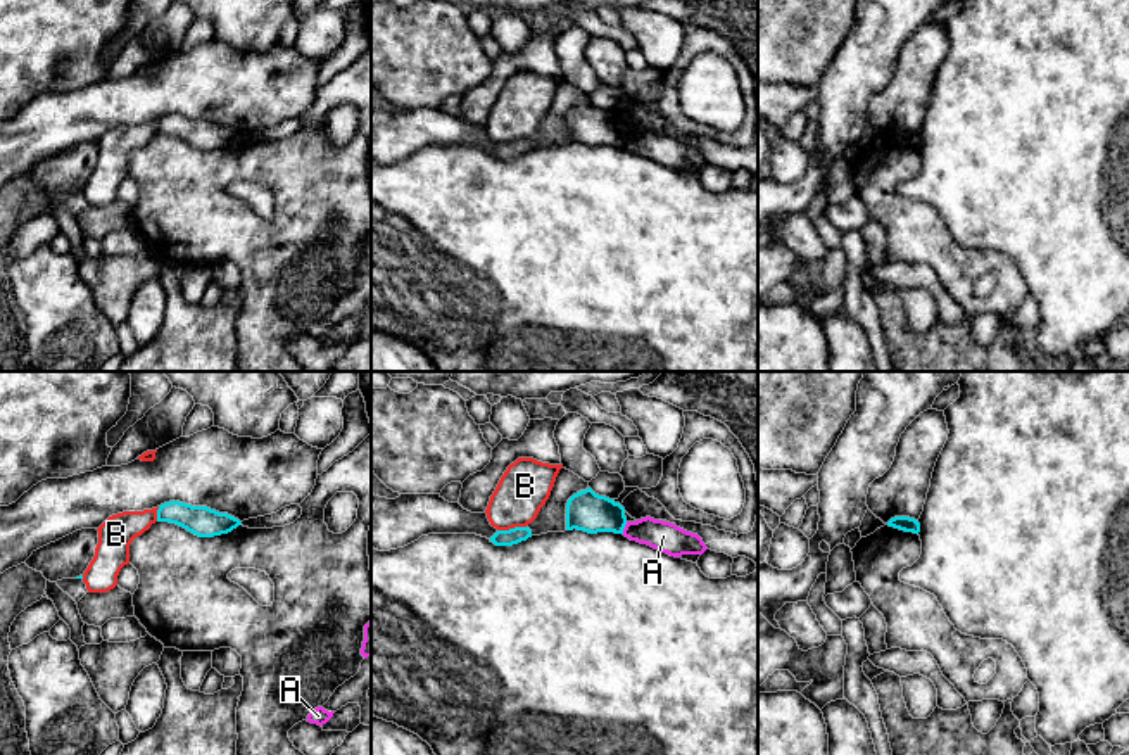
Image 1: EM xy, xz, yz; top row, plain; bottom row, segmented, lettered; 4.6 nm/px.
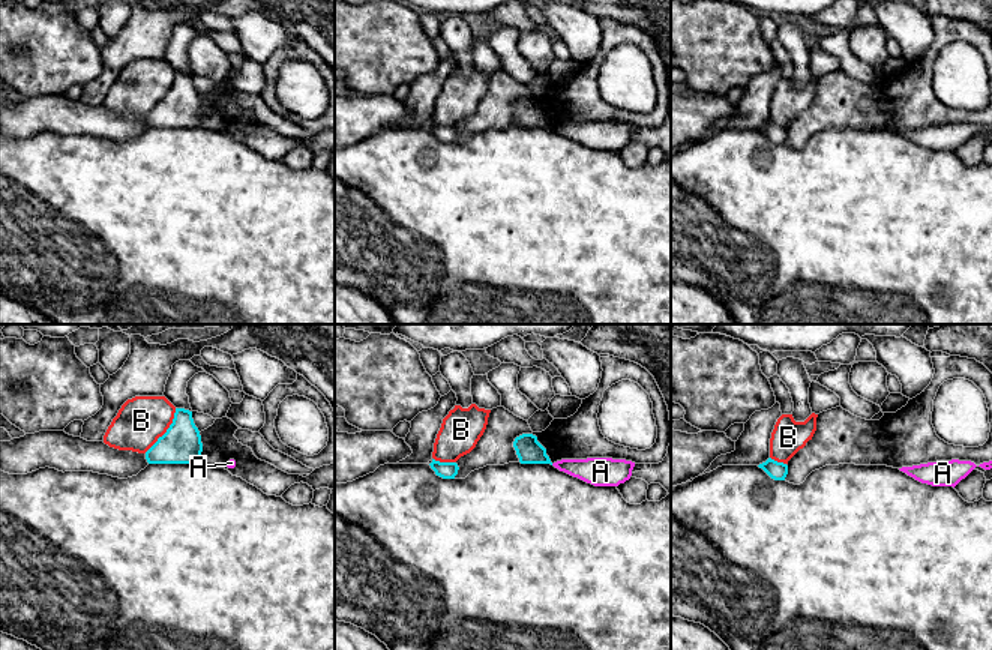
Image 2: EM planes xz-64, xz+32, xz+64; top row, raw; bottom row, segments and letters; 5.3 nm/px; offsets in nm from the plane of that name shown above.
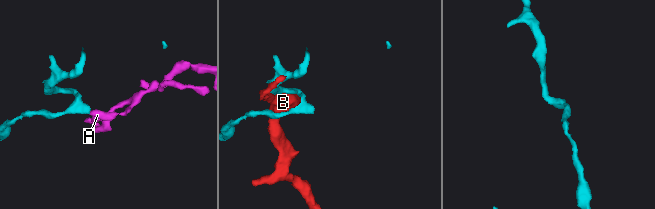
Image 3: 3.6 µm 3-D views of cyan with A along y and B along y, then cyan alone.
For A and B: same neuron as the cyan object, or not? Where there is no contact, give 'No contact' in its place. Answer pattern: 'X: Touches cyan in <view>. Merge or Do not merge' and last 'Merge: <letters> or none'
A: Touches cyan in xz. Do not merge
B: Touches cyan in xz. Do not merge
Merge: none

